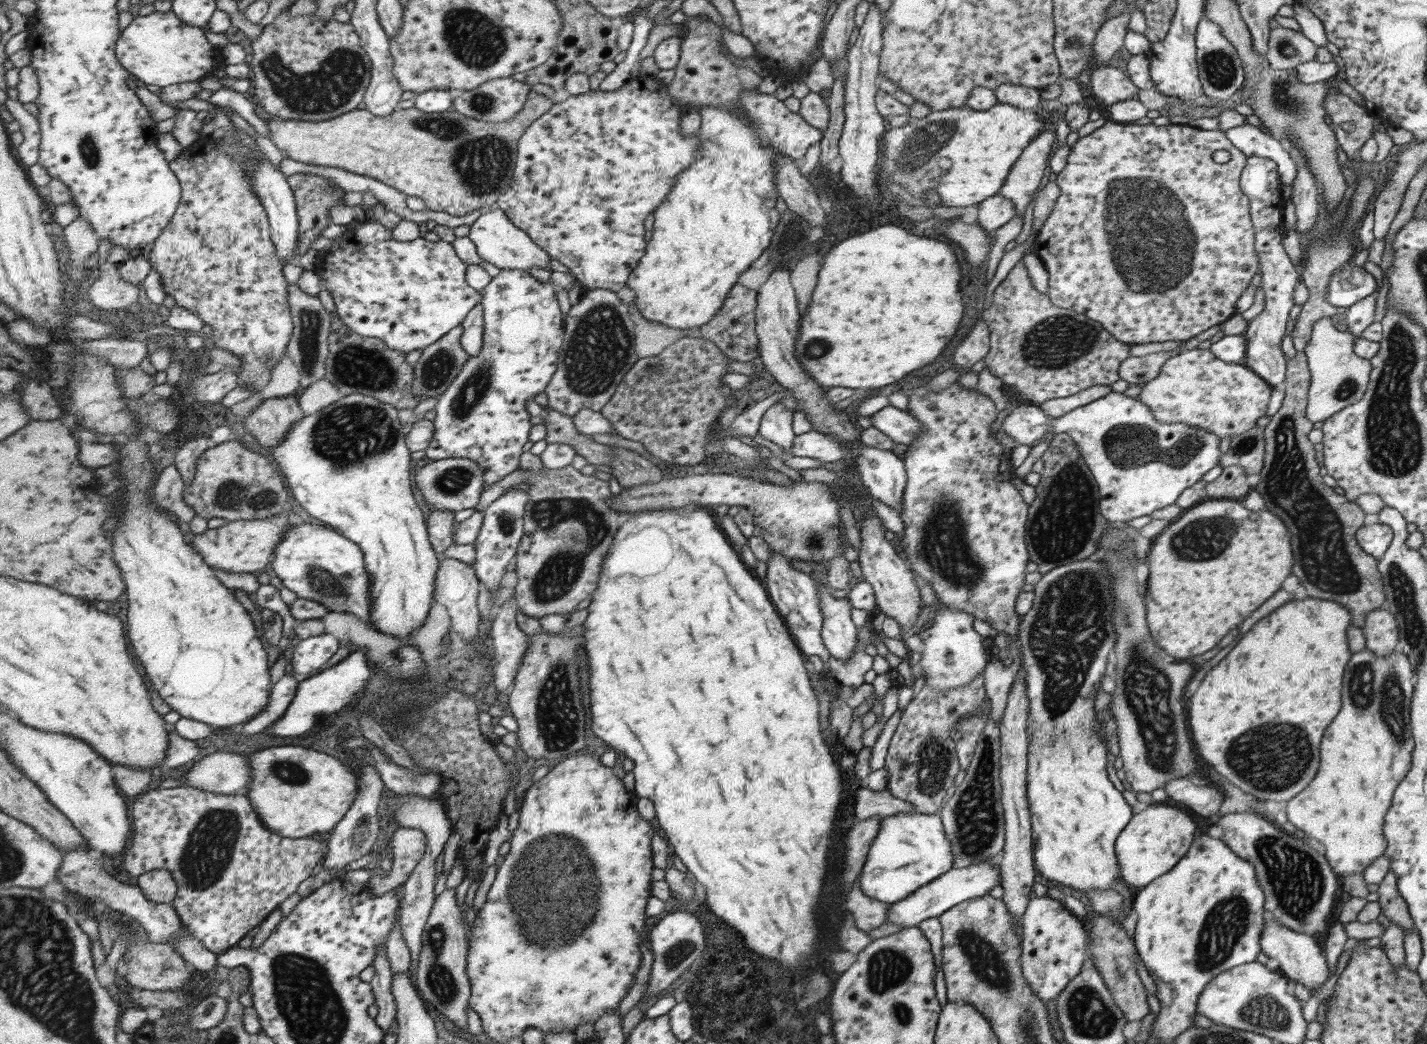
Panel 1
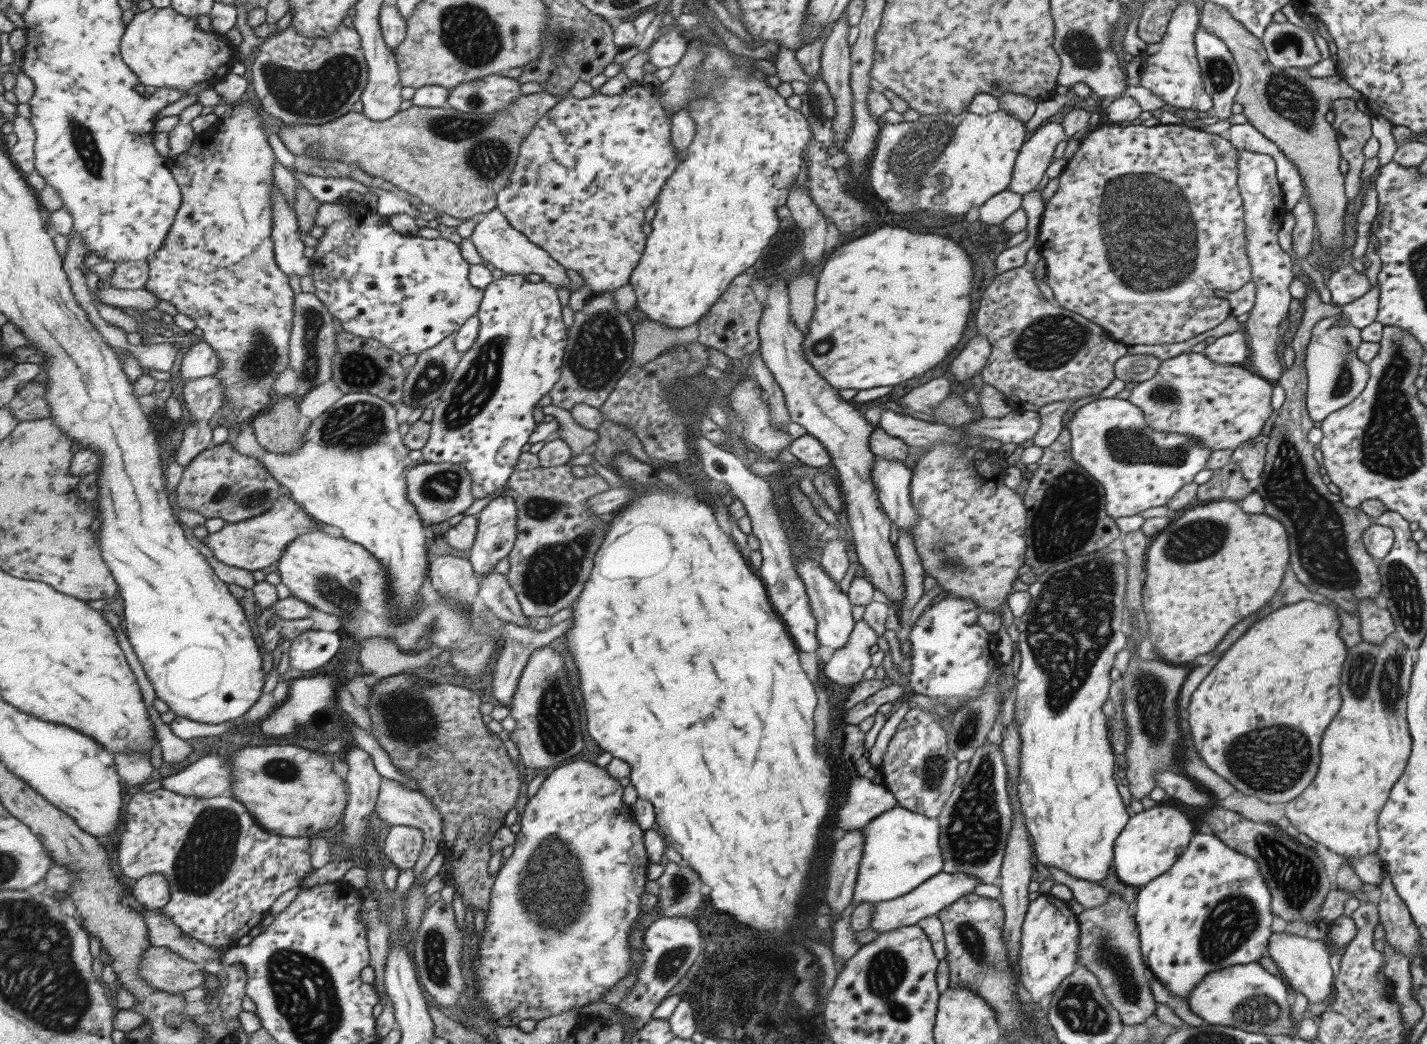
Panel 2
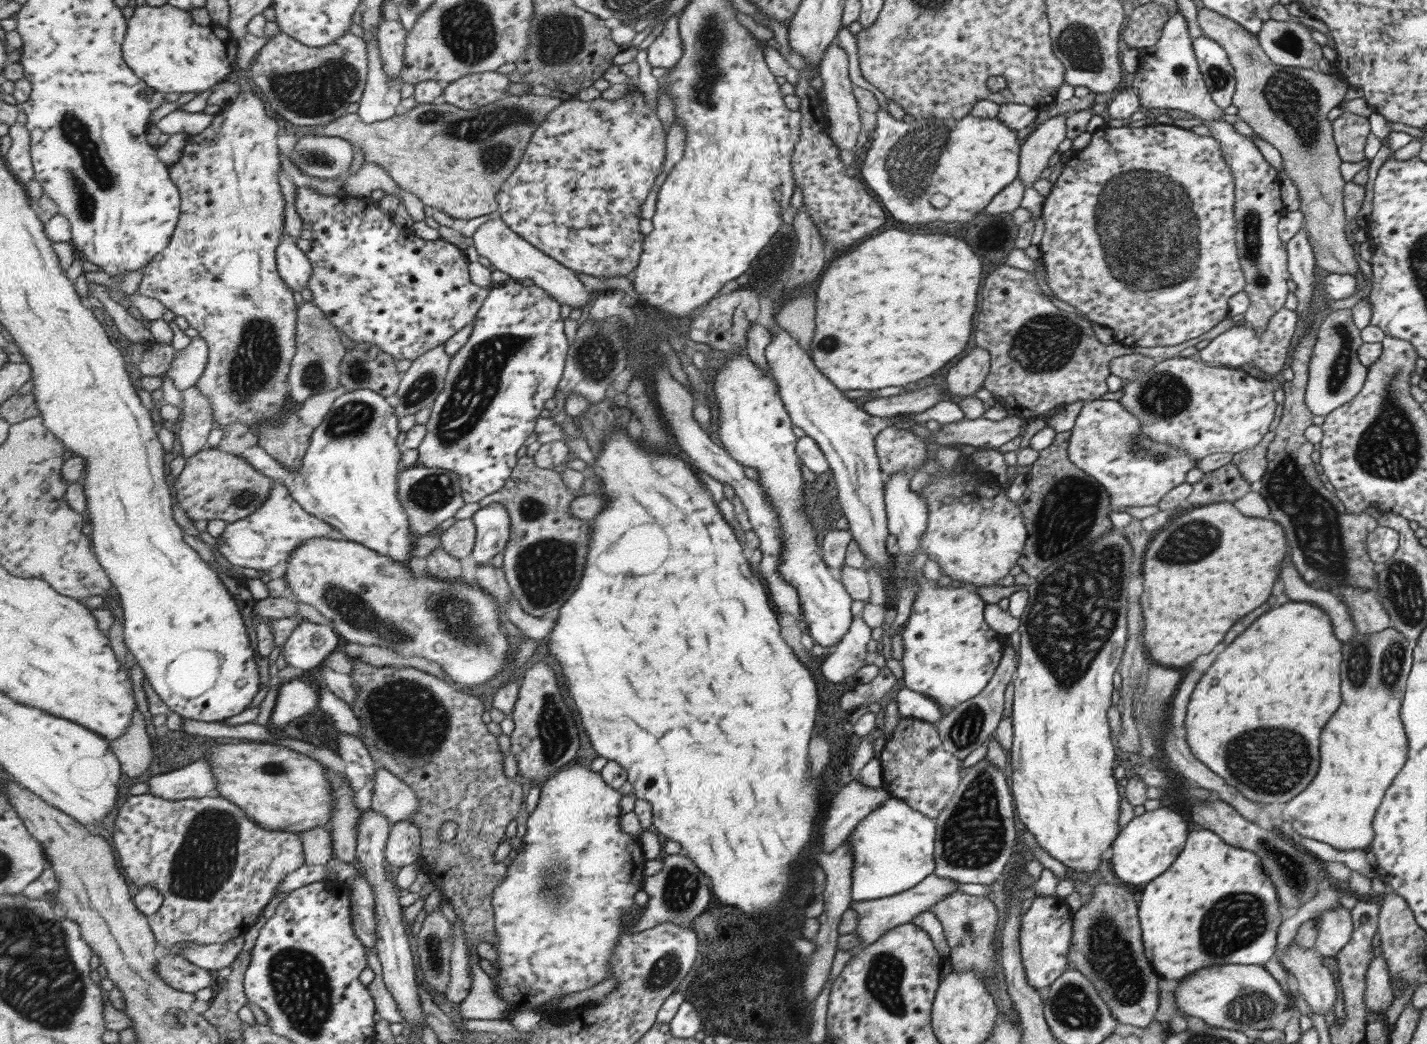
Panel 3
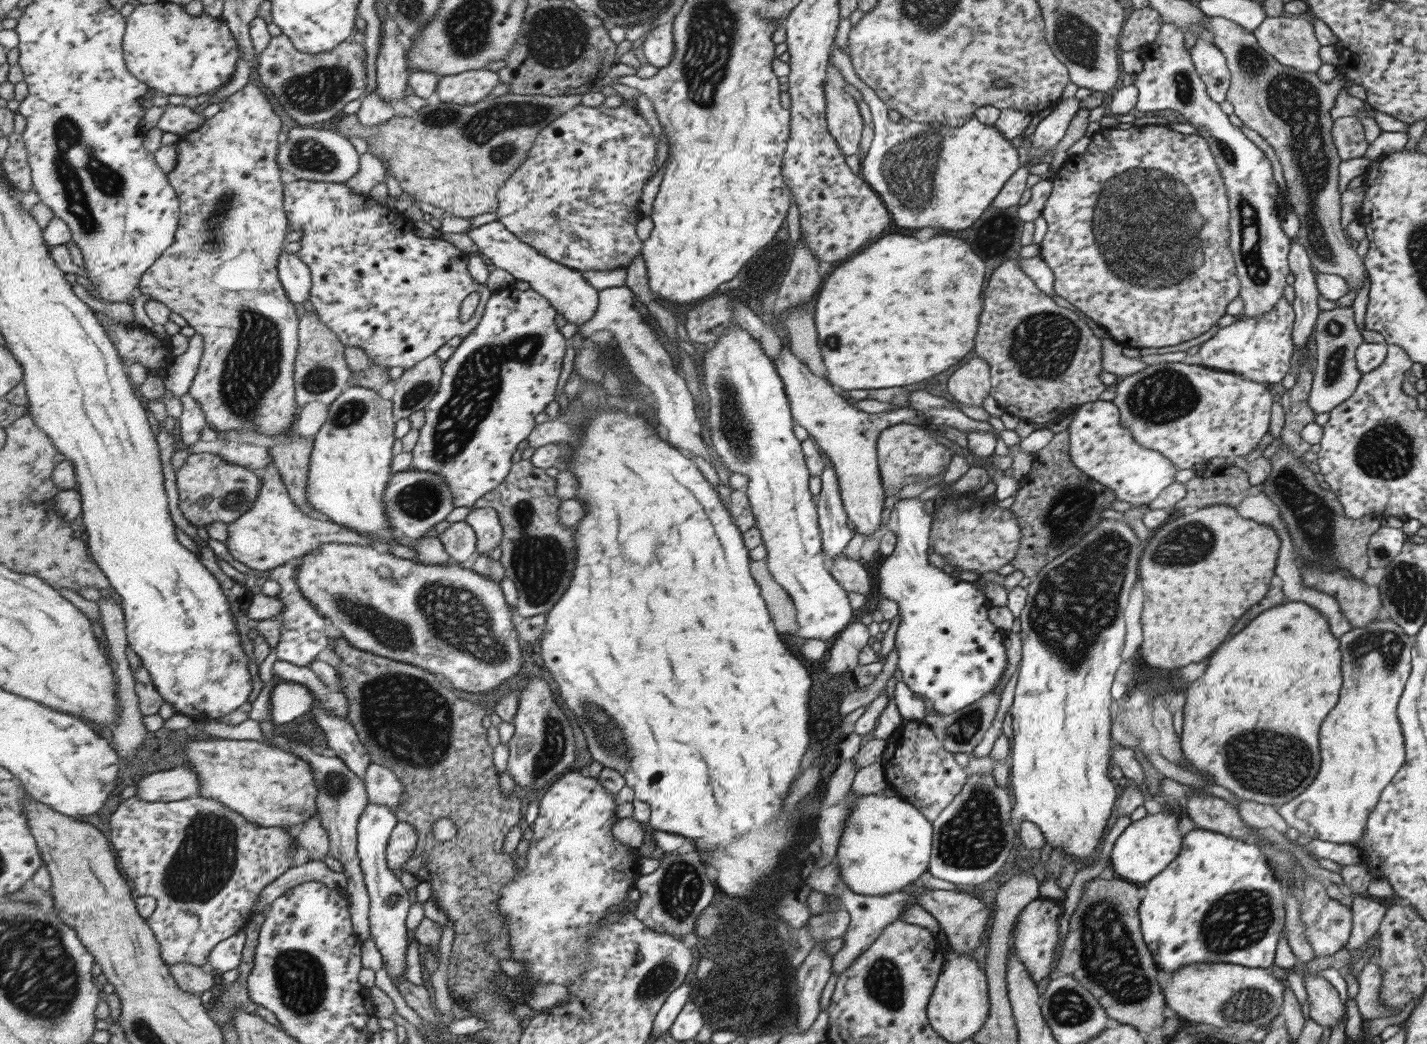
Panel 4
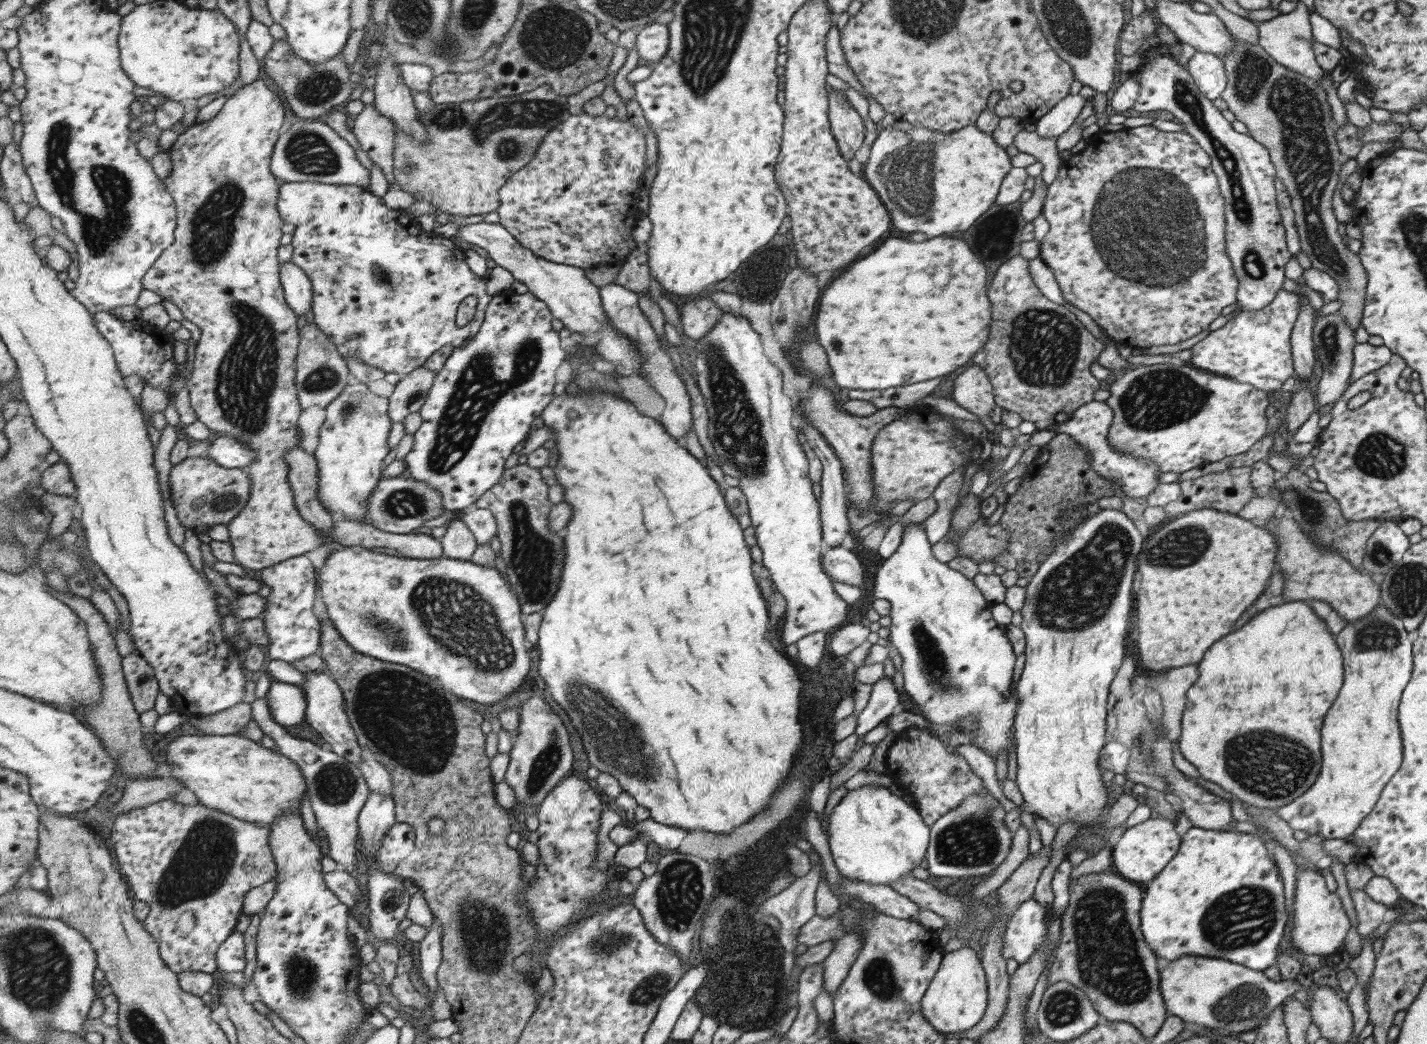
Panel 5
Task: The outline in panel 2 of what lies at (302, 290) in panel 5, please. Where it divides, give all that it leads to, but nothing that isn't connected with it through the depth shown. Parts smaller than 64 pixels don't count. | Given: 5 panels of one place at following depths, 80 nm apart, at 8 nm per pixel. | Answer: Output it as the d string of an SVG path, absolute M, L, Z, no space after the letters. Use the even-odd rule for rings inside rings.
M274 184L274 188L272 188L272 199L274 200L274 213L275 213L275 228L273 232L274 243L276 246L276 256L279 268L282 269L287 276L298 276L298 278L303 278L308 274L312 274L312 261L310 258L305 257L305 253L303 254L303 250L305 250L305 242L299 238L299 234L297 234L297 229L300 228L300 224L298 221L298 217L295 211L295 205L293 205L294 209L291 209L291 206L285 201L283 194L281 194L281 190L279 190L279 186Z

